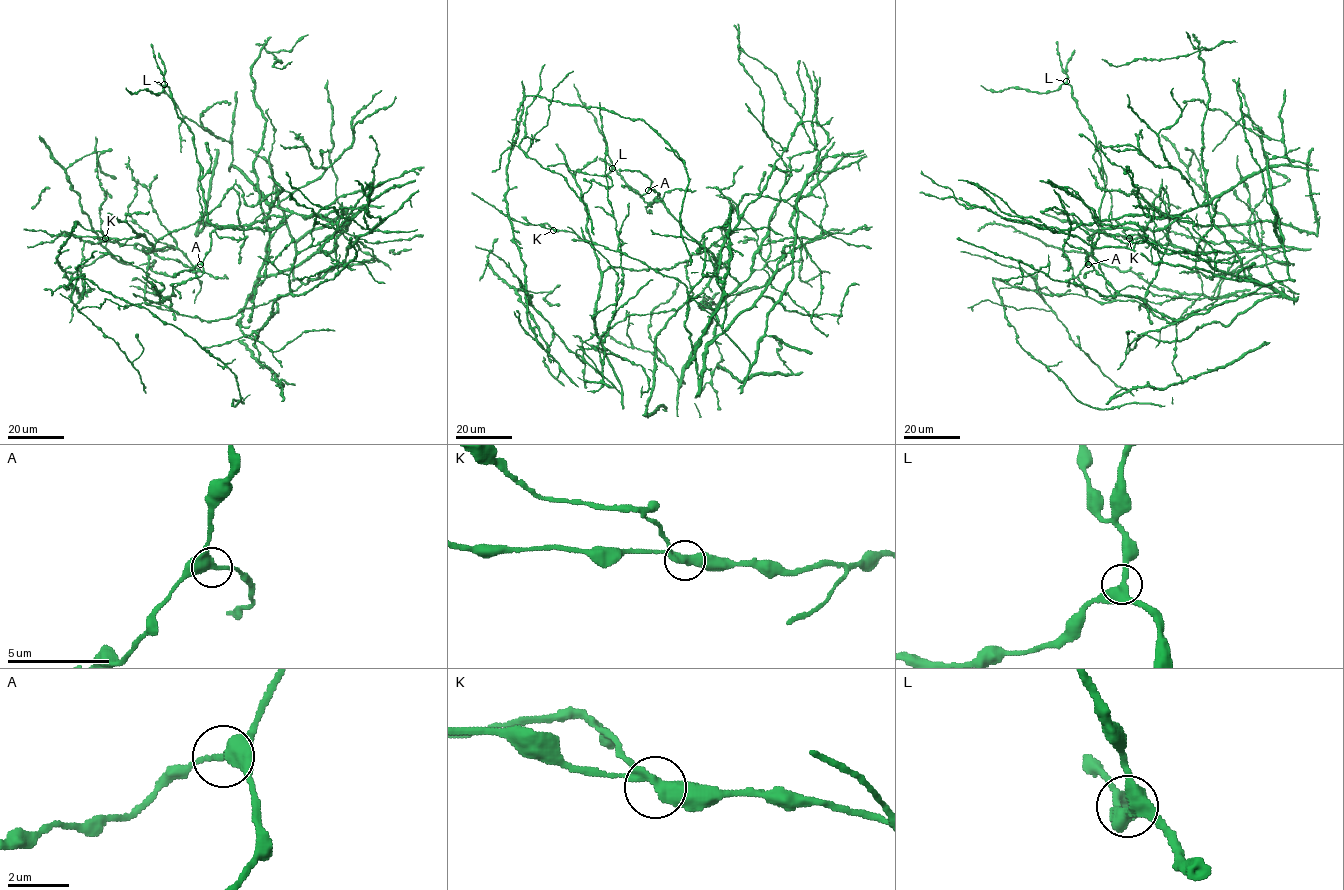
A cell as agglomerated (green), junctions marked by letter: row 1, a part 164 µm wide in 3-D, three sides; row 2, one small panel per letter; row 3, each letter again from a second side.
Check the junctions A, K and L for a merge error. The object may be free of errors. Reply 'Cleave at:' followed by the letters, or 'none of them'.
Cleave at: K

